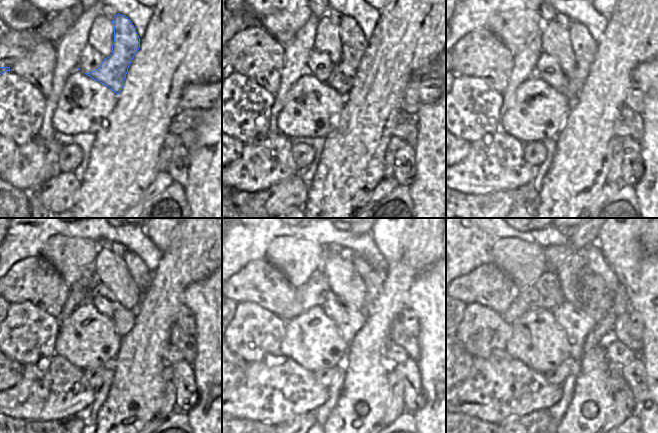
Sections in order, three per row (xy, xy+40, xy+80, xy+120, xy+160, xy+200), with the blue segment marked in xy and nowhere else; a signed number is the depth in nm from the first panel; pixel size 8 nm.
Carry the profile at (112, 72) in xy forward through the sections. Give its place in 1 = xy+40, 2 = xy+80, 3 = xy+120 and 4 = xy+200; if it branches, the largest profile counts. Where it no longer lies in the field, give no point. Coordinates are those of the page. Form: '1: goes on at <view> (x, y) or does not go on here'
1: goes on at xy+40 (354, 43)
2: goes on at xy+80 (584, 47)
3: goes on at xy+120 (142, 275)
4: goes on at xy+200 (589, 273)

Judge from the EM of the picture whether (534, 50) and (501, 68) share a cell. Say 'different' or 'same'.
different

